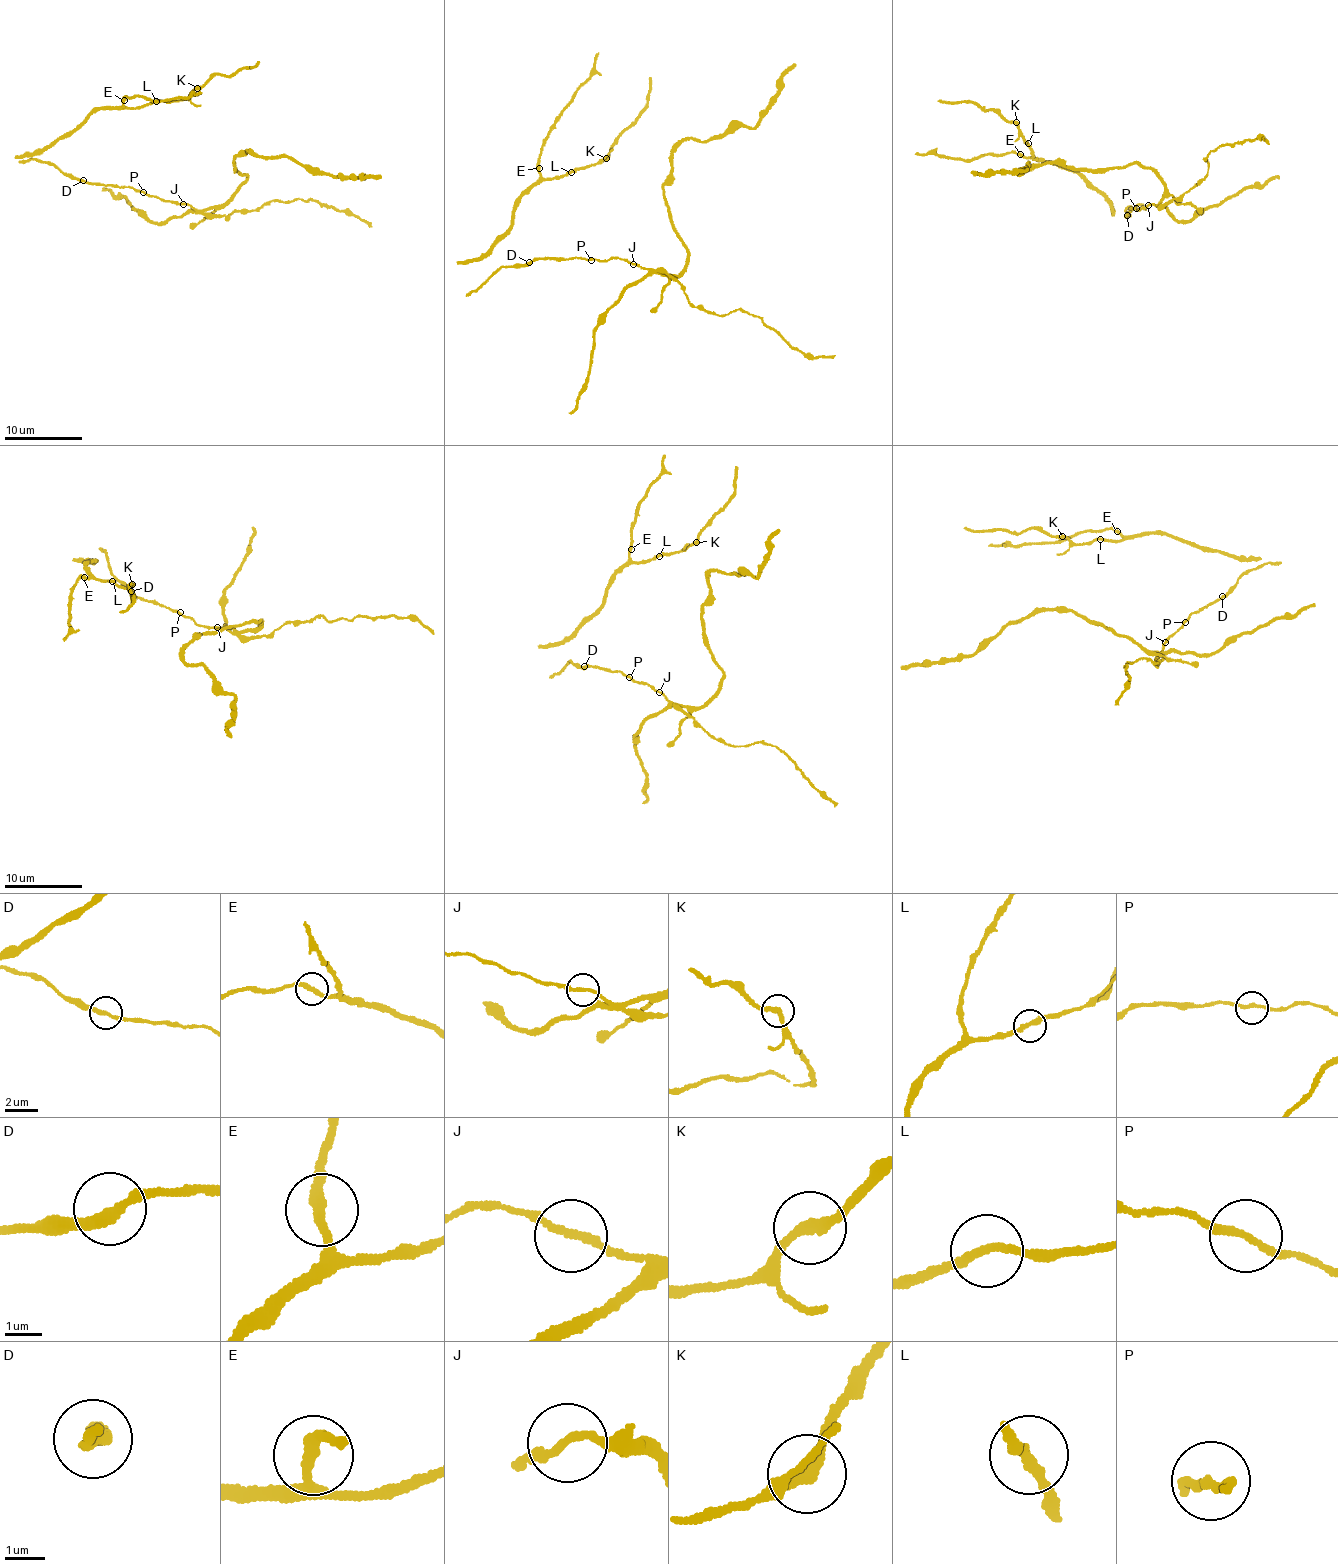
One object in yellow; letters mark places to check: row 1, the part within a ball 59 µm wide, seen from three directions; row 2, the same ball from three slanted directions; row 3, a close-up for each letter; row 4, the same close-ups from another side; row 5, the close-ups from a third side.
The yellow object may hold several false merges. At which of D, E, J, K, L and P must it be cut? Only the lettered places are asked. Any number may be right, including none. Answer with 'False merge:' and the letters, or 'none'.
False merge: J, K

